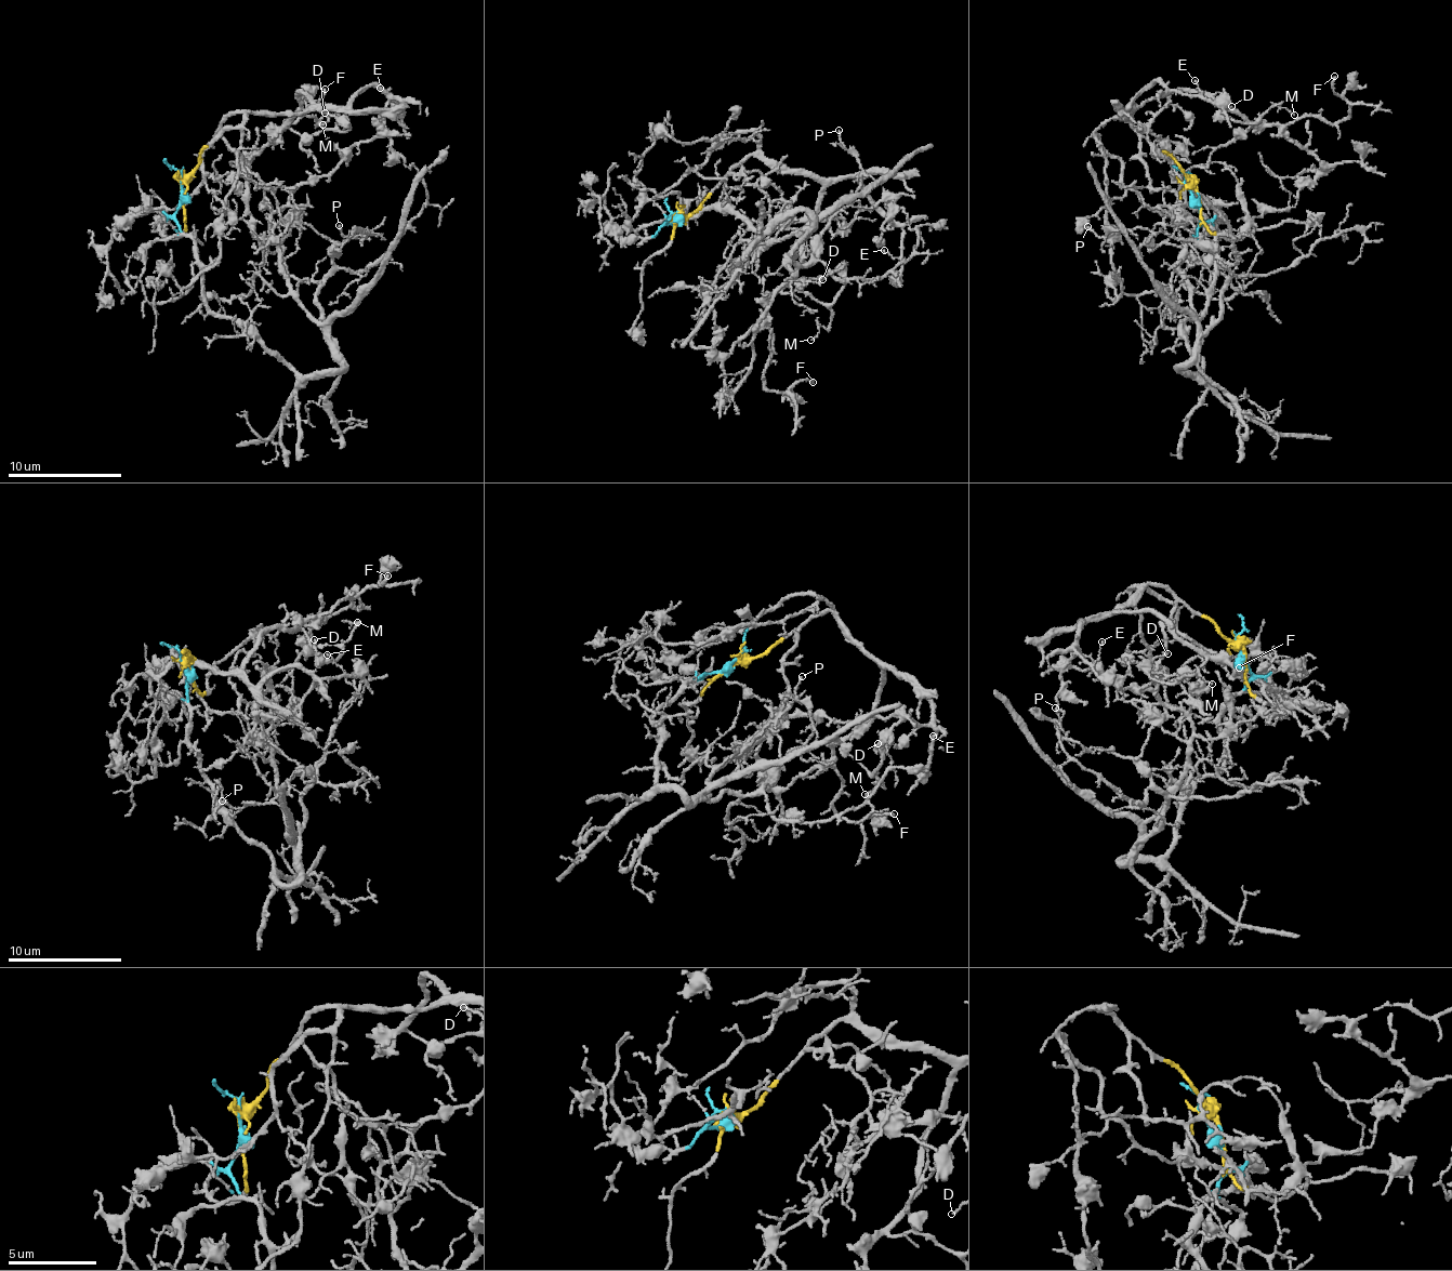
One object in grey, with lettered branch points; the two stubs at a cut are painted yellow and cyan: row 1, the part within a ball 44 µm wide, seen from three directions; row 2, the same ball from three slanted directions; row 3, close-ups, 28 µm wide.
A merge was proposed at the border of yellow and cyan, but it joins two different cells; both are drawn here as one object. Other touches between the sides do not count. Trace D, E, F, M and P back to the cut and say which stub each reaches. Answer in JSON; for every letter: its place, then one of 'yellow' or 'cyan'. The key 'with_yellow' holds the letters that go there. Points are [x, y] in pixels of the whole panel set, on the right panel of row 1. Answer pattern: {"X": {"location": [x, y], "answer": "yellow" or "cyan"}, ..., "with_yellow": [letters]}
{"D": {"location": [1231, 106], "answer": "yellow"}, "E": {"location": [1195, 80], "answer": "yellow"}, "F": {"location": [1334, 76], "answer": "yellow"}, "M": {"location": [1294, 115], "answer": "yellow"}, "P": {"location": [1087, 226], "answer": "cyan"}, "with_yellow": ["D", "E", "F", "M"]}

